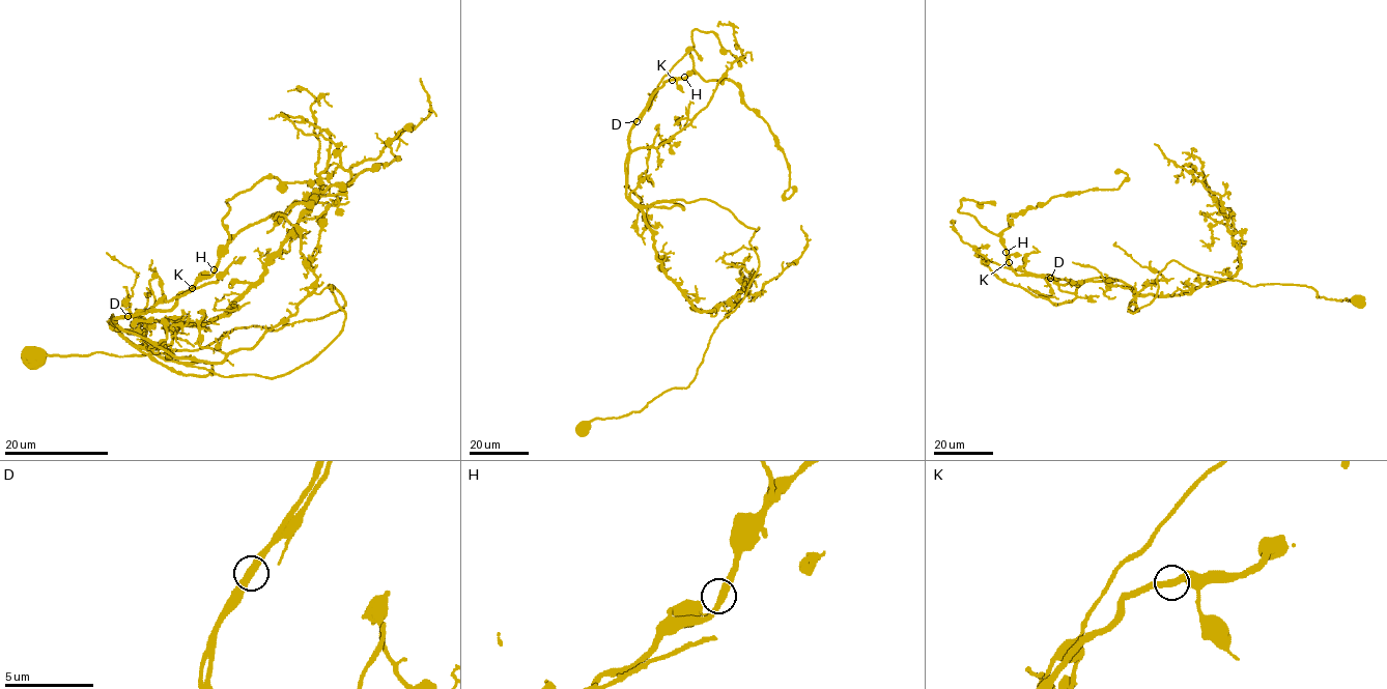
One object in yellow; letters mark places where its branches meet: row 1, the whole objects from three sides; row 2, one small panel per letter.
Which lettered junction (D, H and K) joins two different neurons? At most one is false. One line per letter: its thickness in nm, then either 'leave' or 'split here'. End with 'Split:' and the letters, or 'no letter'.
D: calibre 360 nm; leave
H: calibre 360 nm; leave
K: calibre 360 nm; leave
Split: no letter

